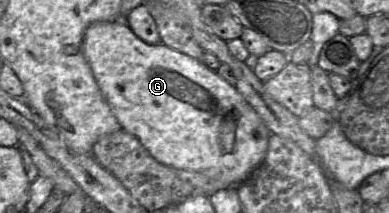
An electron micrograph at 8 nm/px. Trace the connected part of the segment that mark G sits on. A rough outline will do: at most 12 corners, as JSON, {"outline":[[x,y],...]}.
{"outline":[[120,19],[82,49],[121,129],[235,186],[270,130],[236,87]]}

